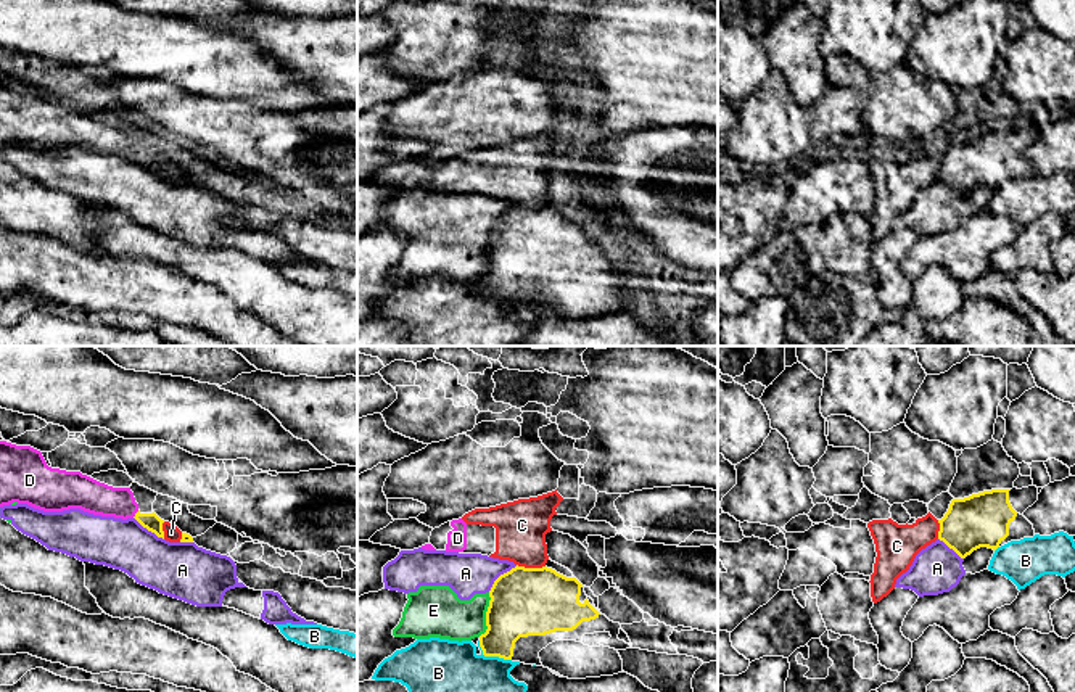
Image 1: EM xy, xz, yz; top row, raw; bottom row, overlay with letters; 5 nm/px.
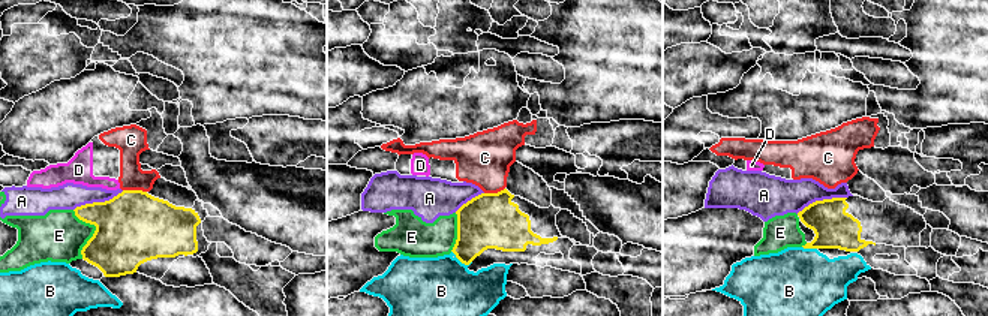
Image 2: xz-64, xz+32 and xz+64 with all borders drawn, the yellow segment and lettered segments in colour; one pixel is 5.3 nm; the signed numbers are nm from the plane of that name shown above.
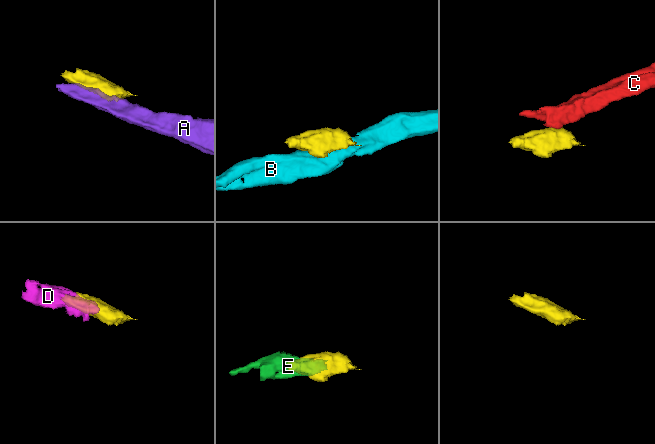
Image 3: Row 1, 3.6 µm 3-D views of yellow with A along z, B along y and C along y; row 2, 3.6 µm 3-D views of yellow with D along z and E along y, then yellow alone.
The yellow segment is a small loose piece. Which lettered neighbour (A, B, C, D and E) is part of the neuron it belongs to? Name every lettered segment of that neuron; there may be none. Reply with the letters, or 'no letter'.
no letter

